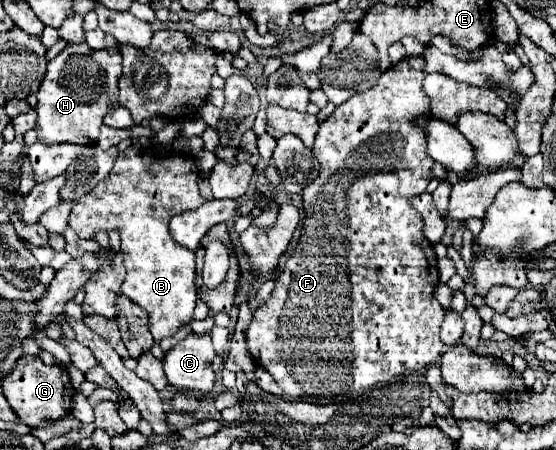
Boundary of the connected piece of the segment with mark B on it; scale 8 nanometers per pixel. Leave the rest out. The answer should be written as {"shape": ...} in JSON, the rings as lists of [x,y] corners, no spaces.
{"shape":[[[130,146],[124,150],[112,168],[112,172],[92,190],[84,200],[78,200],[72,206],[70,212],[70,228],[86,240],[94,240],[94,232],[112,232],[118,230],[122,238],[122,262],[126,266],[126,280],[122,284],[124,296],[134,300],[138,306],[142,306],[150,314],[150,332],[156,342],[162,338],[174,336],[182,322],[192,322],[194,304],[198,300],[196,296],[196,284],[194,284],[194,252],[180,246],[168,230],[168,222],[184,212],[184,210],[196,210],[204,204],[204,198],[198,192],[198,164],[190,152],[170,150],[170,148],[136,148]]]}

